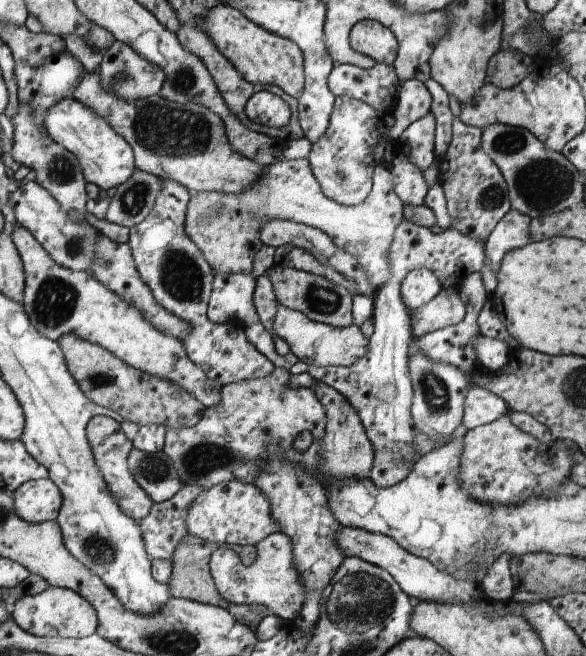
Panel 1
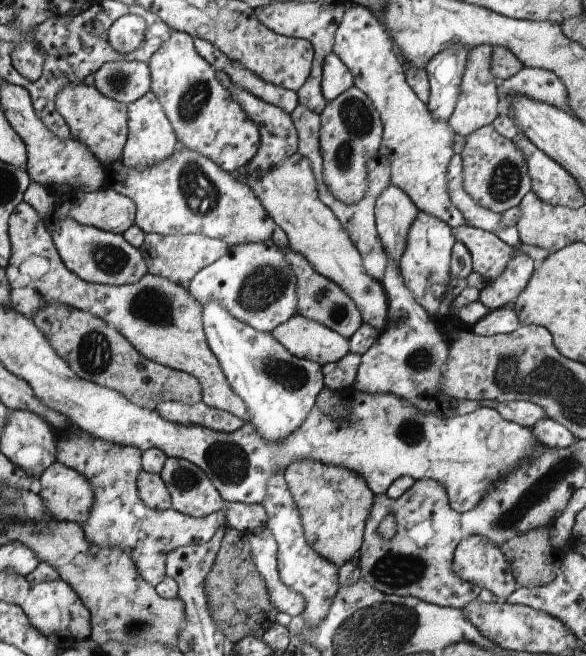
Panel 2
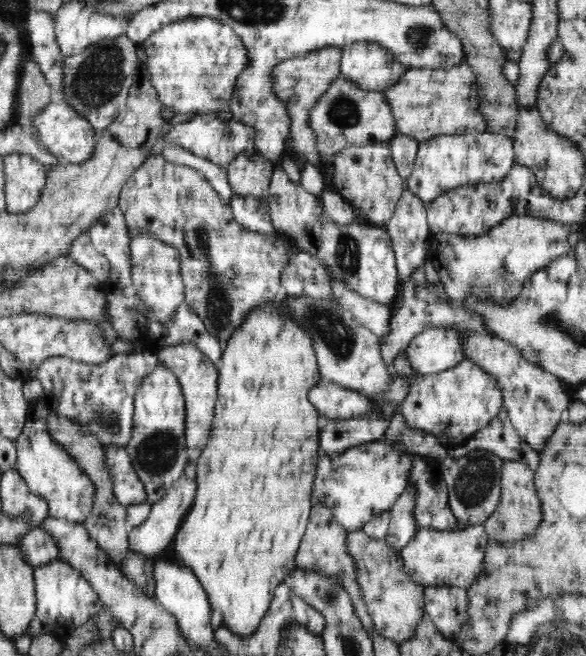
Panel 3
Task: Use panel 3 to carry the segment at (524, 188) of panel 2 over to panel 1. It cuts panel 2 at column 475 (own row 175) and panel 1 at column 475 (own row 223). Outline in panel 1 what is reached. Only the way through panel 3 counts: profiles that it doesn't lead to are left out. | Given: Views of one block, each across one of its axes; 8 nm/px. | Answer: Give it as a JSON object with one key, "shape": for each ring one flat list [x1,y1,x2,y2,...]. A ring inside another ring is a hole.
{"shape":[[456,116,453,119,452,142,440,160,439,170,451,217,450,231,457,229,461,234,478,238,484,243,512,209,510,189,503,173,482,146,483,133,484,128,466,125]]}

